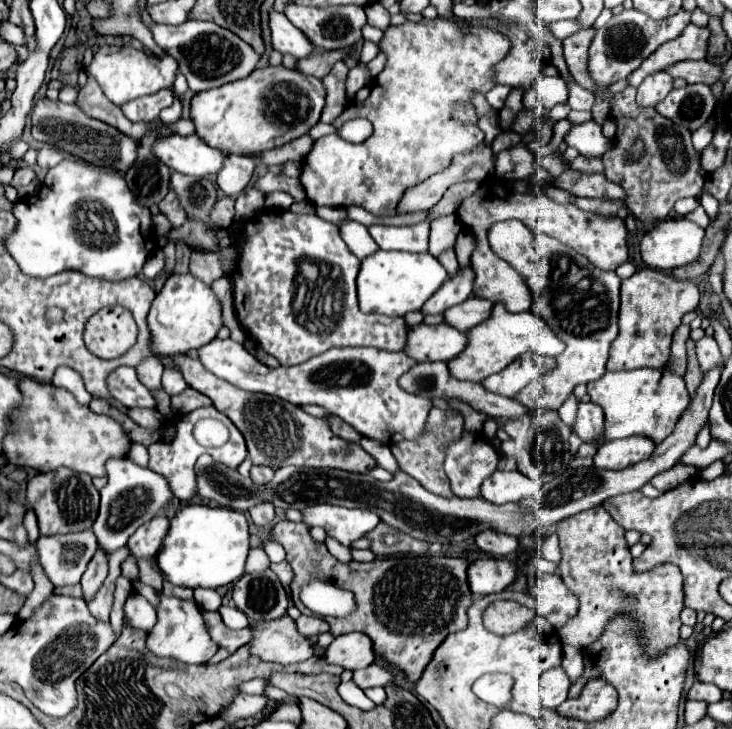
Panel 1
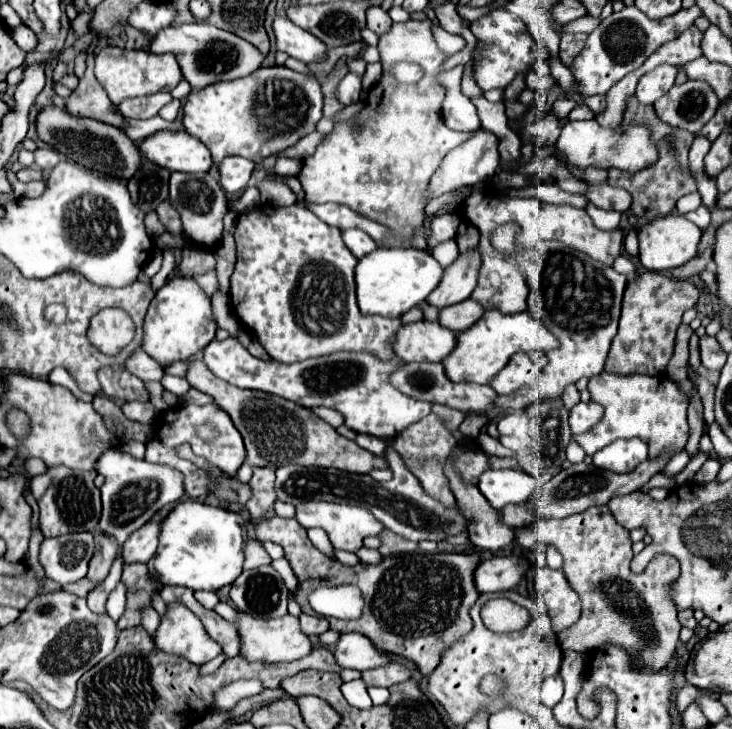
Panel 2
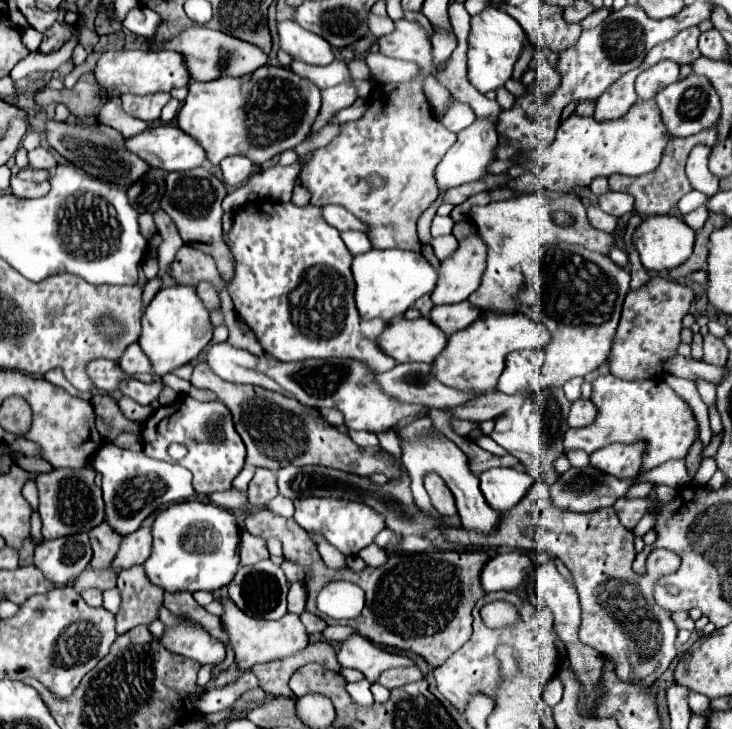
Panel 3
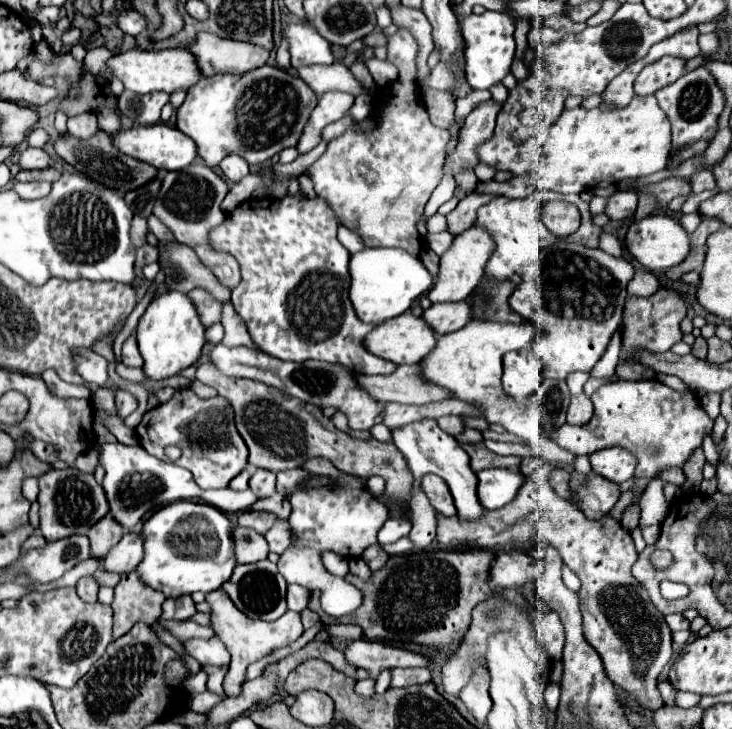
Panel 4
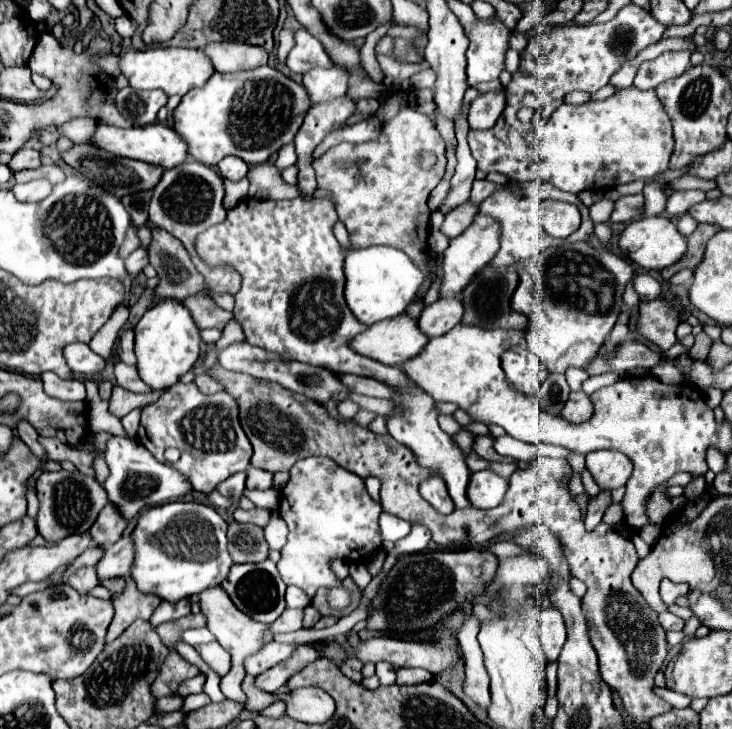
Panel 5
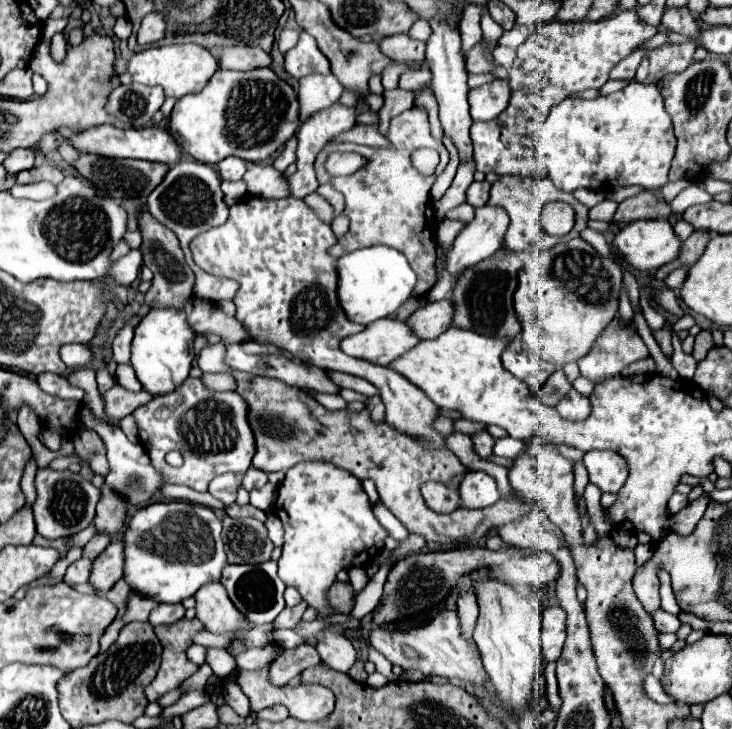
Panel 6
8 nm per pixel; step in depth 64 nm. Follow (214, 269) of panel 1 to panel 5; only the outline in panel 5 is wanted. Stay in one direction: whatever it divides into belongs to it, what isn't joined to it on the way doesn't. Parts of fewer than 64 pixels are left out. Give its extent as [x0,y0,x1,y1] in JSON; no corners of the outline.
[184,294,232,330]

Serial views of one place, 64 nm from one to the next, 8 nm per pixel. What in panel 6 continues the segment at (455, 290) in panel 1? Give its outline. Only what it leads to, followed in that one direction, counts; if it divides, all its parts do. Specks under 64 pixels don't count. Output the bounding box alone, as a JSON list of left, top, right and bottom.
[446,206,508,286]

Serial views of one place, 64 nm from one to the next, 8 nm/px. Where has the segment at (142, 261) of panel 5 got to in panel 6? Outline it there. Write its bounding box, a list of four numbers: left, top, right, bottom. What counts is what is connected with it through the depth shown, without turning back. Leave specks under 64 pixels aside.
[108,250,142,284]

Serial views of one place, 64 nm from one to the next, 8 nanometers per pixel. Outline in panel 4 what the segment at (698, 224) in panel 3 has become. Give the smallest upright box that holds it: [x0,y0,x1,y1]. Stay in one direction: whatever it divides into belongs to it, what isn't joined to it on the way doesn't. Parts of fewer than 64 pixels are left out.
[680,212,704,232]

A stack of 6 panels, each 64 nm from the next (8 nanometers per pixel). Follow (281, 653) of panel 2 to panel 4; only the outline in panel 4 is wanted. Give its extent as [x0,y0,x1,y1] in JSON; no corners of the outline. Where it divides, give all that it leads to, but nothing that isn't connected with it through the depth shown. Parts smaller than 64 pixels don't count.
[206,590,304,696]

